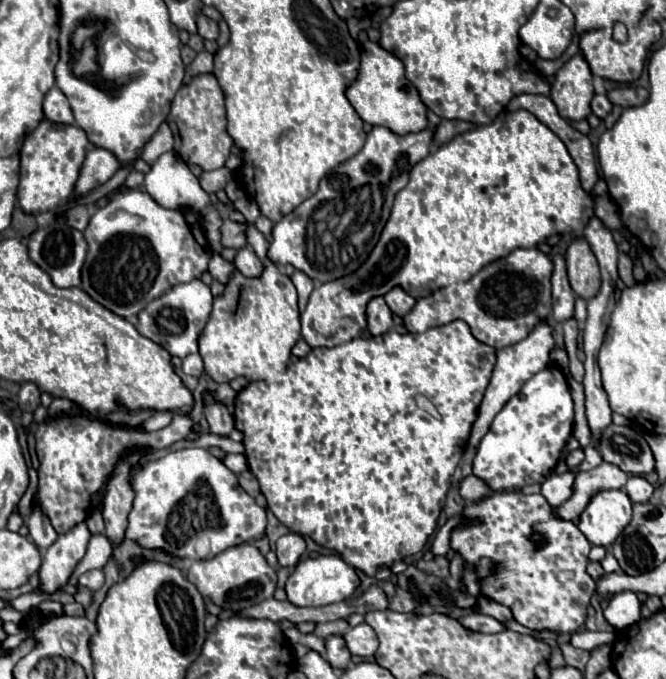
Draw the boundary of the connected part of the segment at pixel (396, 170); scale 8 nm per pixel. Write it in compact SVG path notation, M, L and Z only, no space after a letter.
M373 127L367 135L363 149L357 155L353 155L337 169L327 173L321 179L315 195L305 199L299 207L295 207L289 215L285 215L281 221L273 225L271 243L267 251L269 261L275 265L293 265L295 269L303 271L305 275L309 275L313 281L319 281L319 283L329 283L329 281L341 279L343 275L355 273L367 261L369 253L379 241L379 235L389 219L395 193L407 185L411 167L419 159L431 153L433 139L435 139L435 131L431 127L419 133L407 133L407 135L395 135L387 127Z

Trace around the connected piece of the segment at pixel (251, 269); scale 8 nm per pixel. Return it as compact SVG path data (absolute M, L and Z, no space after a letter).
M241 249L239 255L235 257L235 265L249 279L255 279L263 273L263 261L251 249Z

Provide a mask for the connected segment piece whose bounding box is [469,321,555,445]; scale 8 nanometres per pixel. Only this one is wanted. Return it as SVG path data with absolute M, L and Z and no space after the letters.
M543 321L543 323L537 323L533 327L533 331L523 341L497 351L497 363L495 363L495 369L493 369L493 377L491 377L489 387L485 391L485 397L483 397L483 401L479 405L479 417L477 417L475 425L473 425L469 445L477 445L483 439L483 435L489 431L495 415L503 409L507 399L511 399L515 393L519 393L519 387L523 387L523 383L527 379L531 379L531 375L535 375L535 371L541 371L543 367L547 367L551 363L551 351L553 349L555 349L553 325Z

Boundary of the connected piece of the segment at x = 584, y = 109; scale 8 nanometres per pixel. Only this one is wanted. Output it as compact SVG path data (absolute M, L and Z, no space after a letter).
M577 53L555 73L555 81L551 87L551 99L553 99L555 107L559 109L561 117L579 121L591 113L591 107L589 107L591 97L593 97L593 75L591 75L591 69L589 69L585 57L581 53Z

